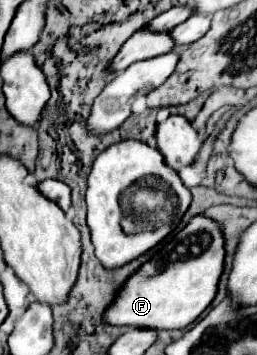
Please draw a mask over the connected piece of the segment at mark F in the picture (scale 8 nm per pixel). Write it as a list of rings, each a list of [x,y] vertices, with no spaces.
[[[196,215],[176,233],[172,243],[162,245],[150,261],[146,261],[118,291],[116,301],[106,311],[110,325],[182,329],[190,325],[214,301],[220,275],[224,271],[226,239],[224,231],[212,217]]]

